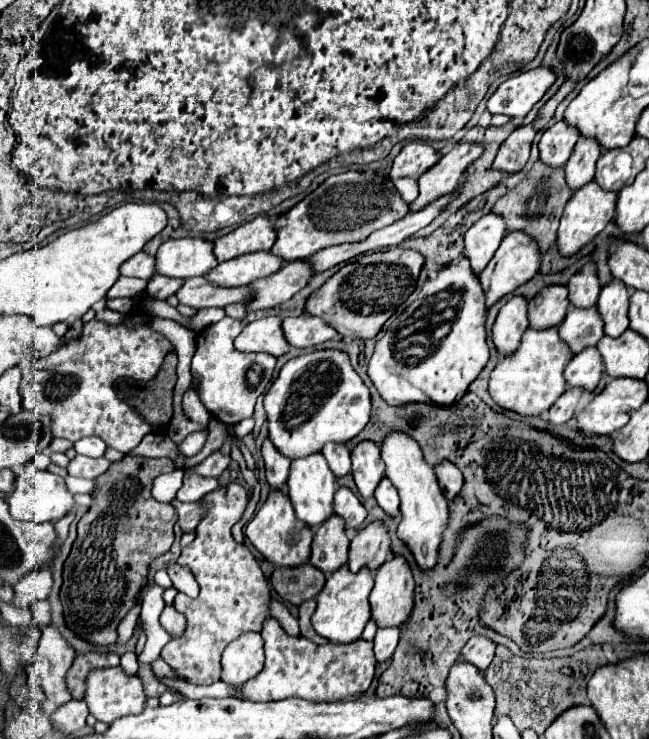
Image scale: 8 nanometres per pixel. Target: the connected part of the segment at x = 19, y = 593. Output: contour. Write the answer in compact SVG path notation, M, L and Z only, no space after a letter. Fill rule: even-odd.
M31 571L25 577L21 577L17 585L13 585L13 589L15 589L13 605L29 607L37 599L47 599L51 591L51 577L43 575L41 571Z

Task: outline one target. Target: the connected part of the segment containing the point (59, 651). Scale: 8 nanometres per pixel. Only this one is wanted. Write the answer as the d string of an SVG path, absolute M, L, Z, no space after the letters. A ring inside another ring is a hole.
M51 625L43 627L43 637L35 663L41 673L43 693L55 705L63 705L71 699L71 693L65 683L65 675L73 665L73 659L75 659L75 651L67 645L61 633Z

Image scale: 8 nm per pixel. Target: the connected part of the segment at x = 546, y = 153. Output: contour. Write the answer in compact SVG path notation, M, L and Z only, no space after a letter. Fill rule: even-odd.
M563 121L551 125L539 141L539 159L547 167L553 167L553 169L563 167L569 161L577 139L579 139L579 133L569 129Z

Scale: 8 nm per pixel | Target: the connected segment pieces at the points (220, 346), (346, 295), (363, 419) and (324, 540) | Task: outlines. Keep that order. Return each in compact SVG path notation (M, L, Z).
M225 317L217 325L209 325L197 333L197 351L191 361L191 371L201 377L201 385L197 393L207 407L207 411L227 425L235 425L253 415L253 407L257 397L267 389L273 369L275 357L267 353L241 353L233 347L235 337L241 333L242 323L237 319Z
M399 247L361 255L353 263L343 265L323 287L311 293L305 309L309 315L325 319L343 337L371 339L379 333L395 309L415 291L423 263L425 257L421 253Z
M325 349L299 355L283 365L279 377L265 393L269 441L287 459L319 453L325 443L347 443L361 433L371 417L369 389L349 363L347 353Z
M333 515L329 521L325 521L325 525L319 525L315 529L311 547L313 551L309 563L325 575L331 575L339 567L343 567L347 563L349 549L349 539L345 535L343 521Z

